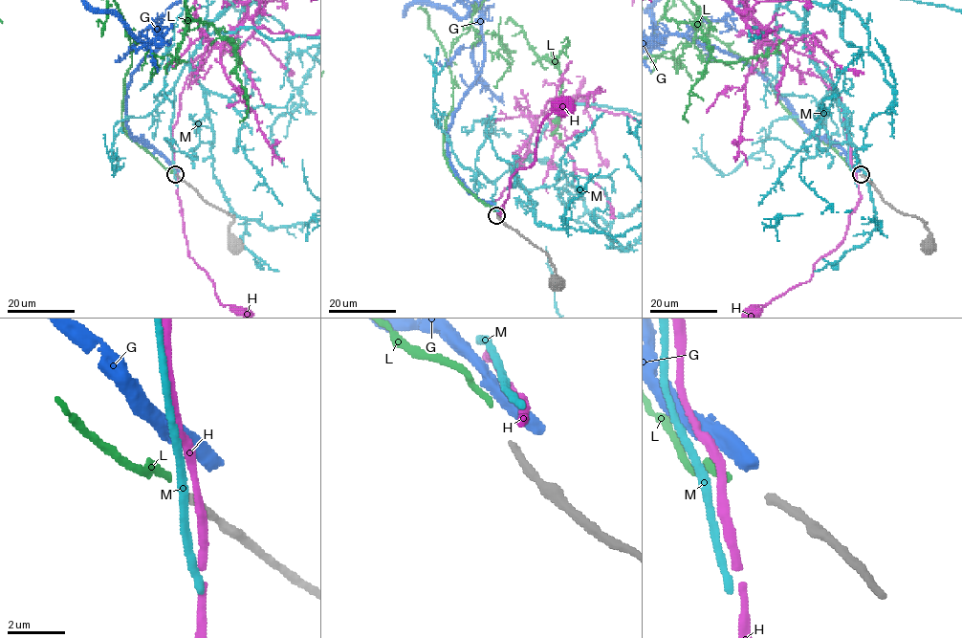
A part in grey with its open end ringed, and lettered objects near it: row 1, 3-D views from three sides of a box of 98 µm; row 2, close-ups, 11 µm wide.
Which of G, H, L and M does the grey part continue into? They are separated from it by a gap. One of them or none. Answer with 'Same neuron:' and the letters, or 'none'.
Same neuron: L

